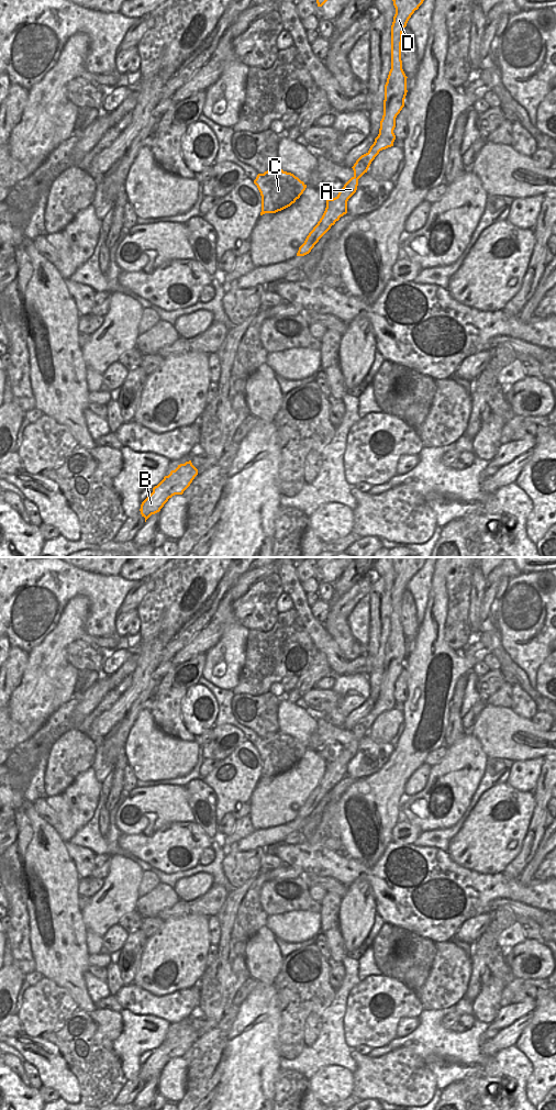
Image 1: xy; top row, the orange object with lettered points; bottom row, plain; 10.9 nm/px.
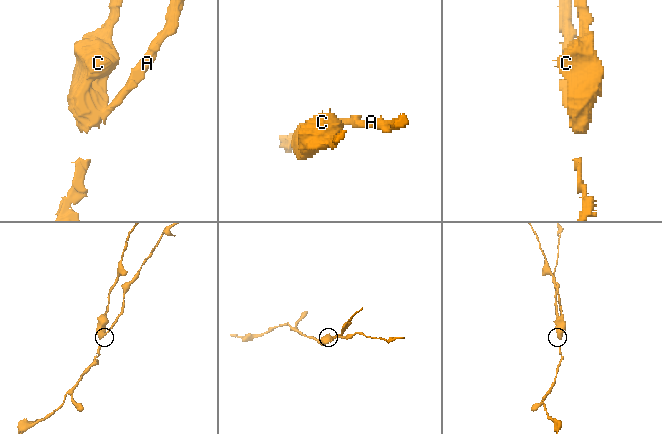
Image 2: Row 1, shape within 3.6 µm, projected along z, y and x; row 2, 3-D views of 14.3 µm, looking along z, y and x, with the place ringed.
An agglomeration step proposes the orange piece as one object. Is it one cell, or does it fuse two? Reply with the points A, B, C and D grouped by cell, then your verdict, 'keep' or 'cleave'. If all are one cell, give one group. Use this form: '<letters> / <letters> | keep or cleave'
A B D / C | cleave

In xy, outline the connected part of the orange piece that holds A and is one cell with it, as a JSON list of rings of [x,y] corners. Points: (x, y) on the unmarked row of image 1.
[[[392,557],[396,577],[391,588],[391,632],[385,647],[383,678],[379,697],[369,713],[362,718],[354,729],[354,739],[344,747],[338,757],[326,762],[325,774],[301,808],[300,819],[311,814],[319,802],[347,776],[347,764],[356,755],[358,742],[367,735],[371,724],[380,713],[393,709],[396,680],[404,669],[407,658],[407,639],[402,632],[401,606],[402,595],[415,573],[423,566],[426,557]]]

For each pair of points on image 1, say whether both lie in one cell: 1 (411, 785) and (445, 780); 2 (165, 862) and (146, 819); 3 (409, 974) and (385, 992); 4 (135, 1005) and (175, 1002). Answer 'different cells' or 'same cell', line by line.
1: different cells
2: different cells
3: different cells
4: same cell

